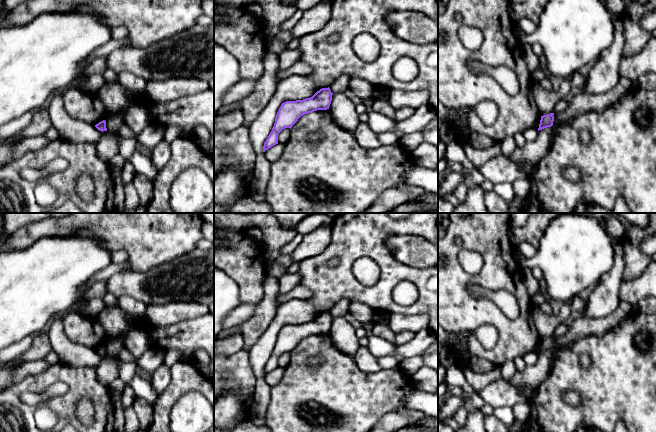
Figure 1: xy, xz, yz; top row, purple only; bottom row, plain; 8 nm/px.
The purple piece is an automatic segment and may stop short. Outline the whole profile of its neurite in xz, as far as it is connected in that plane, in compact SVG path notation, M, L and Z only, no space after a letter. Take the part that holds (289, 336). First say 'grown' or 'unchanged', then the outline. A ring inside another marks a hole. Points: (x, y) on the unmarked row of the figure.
unchanged; M328 311L320 313L310 322L282 327L275 341L272 355L264 366L263 376L278 368L278 358L285 352L291 353L304 338L329 333L332 319Z

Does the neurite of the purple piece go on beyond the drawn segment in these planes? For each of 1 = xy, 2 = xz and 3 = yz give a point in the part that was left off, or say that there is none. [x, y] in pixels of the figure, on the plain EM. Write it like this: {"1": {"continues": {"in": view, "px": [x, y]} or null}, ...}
{"1": {"continues": null}, "2": {"continues": null}, "3": {"continues": null}}

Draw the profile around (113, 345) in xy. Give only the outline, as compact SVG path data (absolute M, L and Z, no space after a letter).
M110 338L105 343L106 352L108 355L118 356L122 348L124 347L123 339L120 338Z

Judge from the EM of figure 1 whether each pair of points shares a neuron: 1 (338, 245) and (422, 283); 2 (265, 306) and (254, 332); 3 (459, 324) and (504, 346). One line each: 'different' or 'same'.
1: same
2: same
3: same

